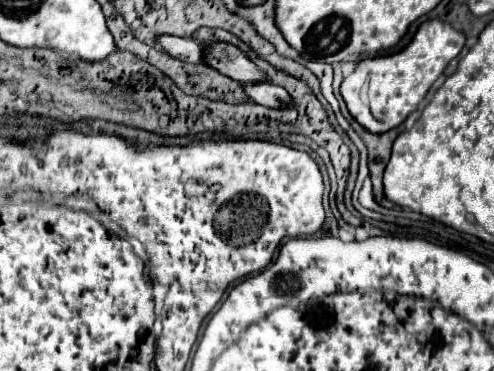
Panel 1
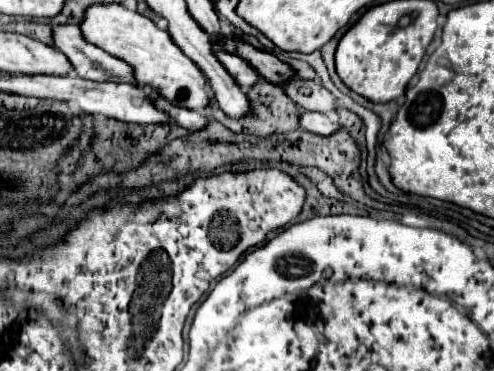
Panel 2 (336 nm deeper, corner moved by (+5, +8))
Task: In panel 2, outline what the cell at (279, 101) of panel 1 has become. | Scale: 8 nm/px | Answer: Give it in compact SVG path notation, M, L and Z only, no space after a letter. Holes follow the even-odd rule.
M302 110L300 126L314 134L332 134L338 130L338 124L332 122L328 116L322 116L320 112L306 112L306 110Z

